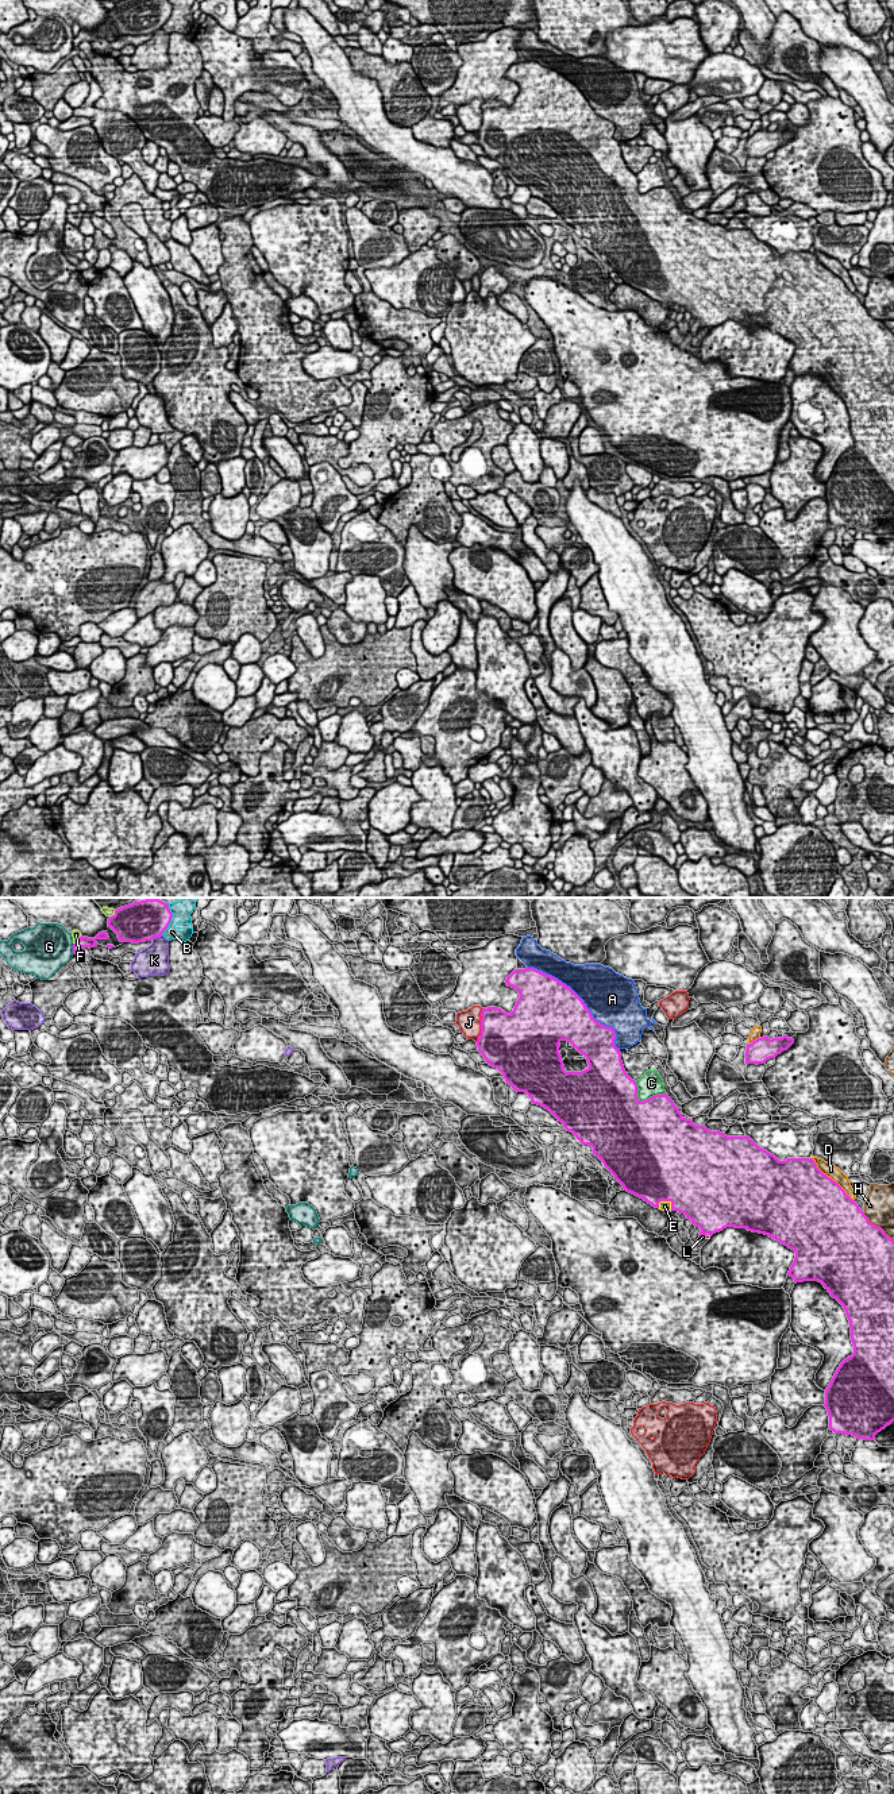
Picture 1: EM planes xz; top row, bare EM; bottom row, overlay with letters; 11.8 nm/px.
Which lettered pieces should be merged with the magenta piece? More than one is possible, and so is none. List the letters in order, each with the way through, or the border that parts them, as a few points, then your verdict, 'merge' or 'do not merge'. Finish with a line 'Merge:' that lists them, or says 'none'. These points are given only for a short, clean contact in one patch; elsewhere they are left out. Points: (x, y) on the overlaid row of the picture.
A: do not merge
B: do not merge
C: do not merge
D: do not merge
E: runs through xz (658, 1180), (663, 1200), (665, 1206); merge
F: do not merge
G: do not merge
H: do not merge
J: do not merge
K: do not merge
L: border along xz (711, 1235), (702, 1234), (700, 1237); do not merge
Merge: E

